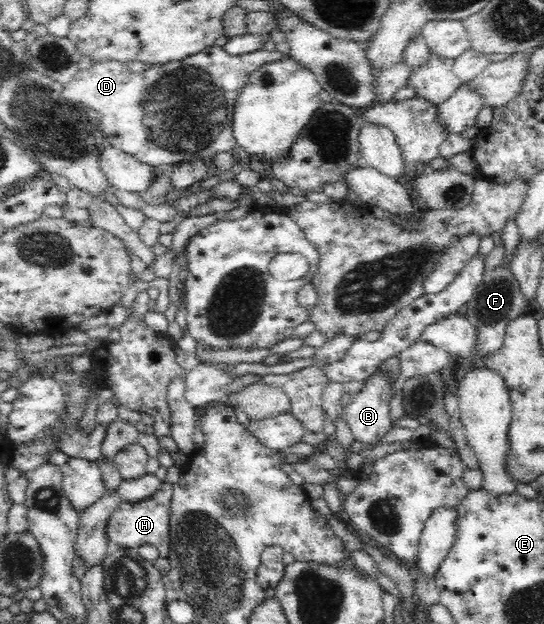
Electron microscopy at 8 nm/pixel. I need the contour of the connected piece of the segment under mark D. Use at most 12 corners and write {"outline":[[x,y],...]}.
{"outline":[[264,49],[133,73],[79,70],[62,96],[97,113],[109,145],[155,167],[236,147]]}

